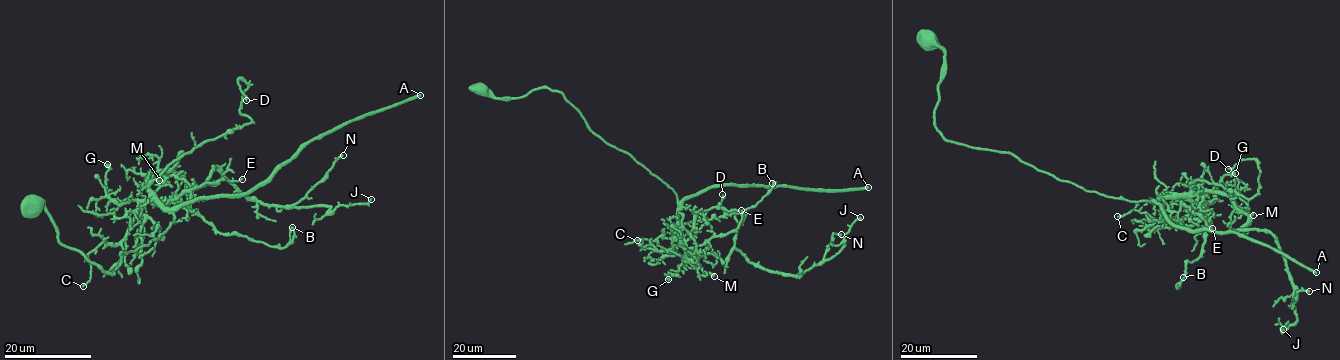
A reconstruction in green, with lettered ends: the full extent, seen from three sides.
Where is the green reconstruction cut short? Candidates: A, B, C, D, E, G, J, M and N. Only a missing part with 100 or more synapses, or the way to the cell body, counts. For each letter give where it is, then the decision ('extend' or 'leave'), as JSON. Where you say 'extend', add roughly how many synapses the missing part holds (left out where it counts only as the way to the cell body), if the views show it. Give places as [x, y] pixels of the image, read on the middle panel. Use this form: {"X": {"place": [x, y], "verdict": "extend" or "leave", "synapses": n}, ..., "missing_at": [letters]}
{"A": {"place": [868, 187], "verdict": "extend", "synapses": 500}, "B": {"place": [772, 183], "verdict": "leave"}, "C": {"place": [637, 240], "verdict": "leave"}, "D": {"place": [722, 194], "verdict": "leave"}, "E": {"place": [741, 210], "verdict": "leave"}, "G": {"place": [668, 279], "verdict": "leave"}, "J": {"place": [860, 217], "verdict": "leave"}, "M": {"place": [714, 276], "verdict": "leave"}, "N": {"place": [841, 234], "verdict": "leave"}, "missing_at": ["A"]}

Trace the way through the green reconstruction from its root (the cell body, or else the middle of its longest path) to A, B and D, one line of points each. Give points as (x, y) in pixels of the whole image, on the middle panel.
A: (482, 87), (499, 99), (557, 90), (587, 127), (672, 189), (678, 204), (732, 183), (868, 187)
B: (482, 87), (499, 99), (557, 90), (587, 127), (674, 191), (688, 247), (738, 228), (772, 183)
D: (482, 87), (499, 99), (557, 90), (674, 191), (678, 236), (685, 223), (735, 212), (742, 224), (722, 194)

